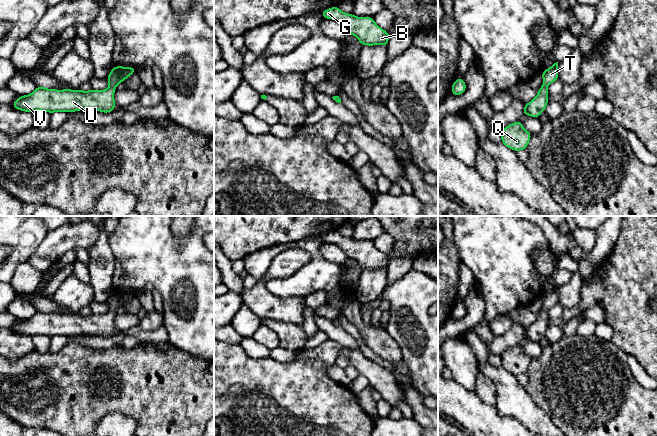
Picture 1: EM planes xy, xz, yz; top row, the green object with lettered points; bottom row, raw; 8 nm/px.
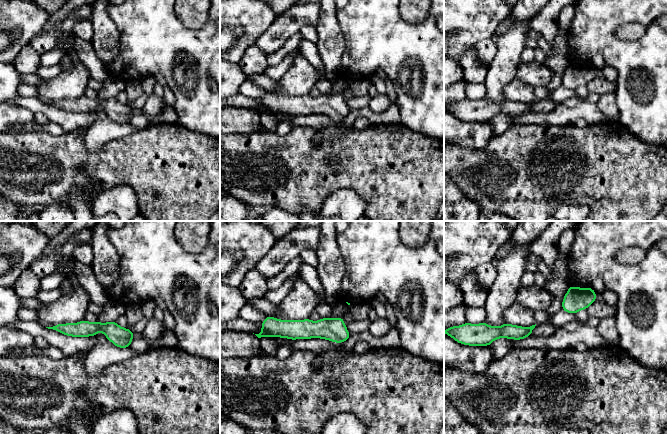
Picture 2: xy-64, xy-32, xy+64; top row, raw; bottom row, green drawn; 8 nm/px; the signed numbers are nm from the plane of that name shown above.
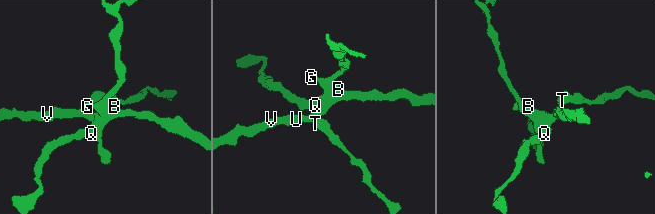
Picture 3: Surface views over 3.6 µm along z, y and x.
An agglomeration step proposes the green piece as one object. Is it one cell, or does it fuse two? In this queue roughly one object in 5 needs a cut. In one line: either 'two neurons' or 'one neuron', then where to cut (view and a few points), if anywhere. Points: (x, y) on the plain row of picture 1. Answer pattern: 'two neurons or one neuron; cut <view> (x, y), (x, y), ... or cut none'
one neuron; cut none

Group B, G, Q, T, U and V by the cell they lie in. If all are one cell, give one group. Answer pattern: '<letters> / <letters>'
B G Q T U V

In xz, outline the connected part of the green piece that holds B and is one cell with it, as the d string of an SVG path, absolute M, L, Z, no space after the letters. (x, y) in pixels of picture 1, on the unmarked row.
M337 230L321 236L324 243L333 243L339 246L348 256L358 262L361 269L388 270L390 257L379 251L373 241L357 241L343 237Z

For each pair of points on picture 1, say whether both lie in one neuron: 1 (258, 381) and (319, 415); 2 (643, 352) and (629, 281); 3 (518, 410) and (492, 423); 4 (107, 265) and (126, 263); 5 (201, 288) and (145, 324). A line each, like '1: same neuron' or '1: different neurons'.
1: same neuron
2: same neuron
3: different neurons
4: different neurons
5: different neurons

